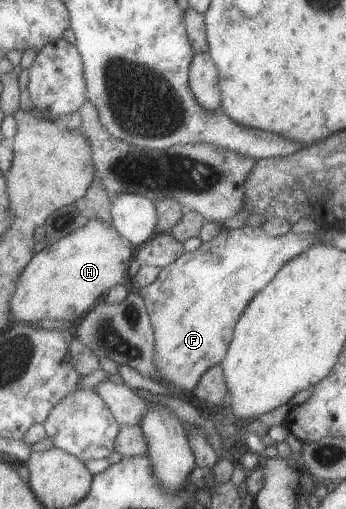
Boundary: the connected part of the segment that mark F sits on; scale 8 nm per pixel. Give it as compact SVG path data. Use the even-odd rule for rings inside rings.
M222 227L217 236L201 242L195 251L184 252L171 264L160 268L157 278L151 284L140 287L138 293L144 300L154 332L154 363L162 376L161 382L177 386L185 392L193 391L203 372L222 361L232 339L235 323L255 293L275 276L282 264L313 243L321 242L311 233L288 232L270 237L260 227Z

